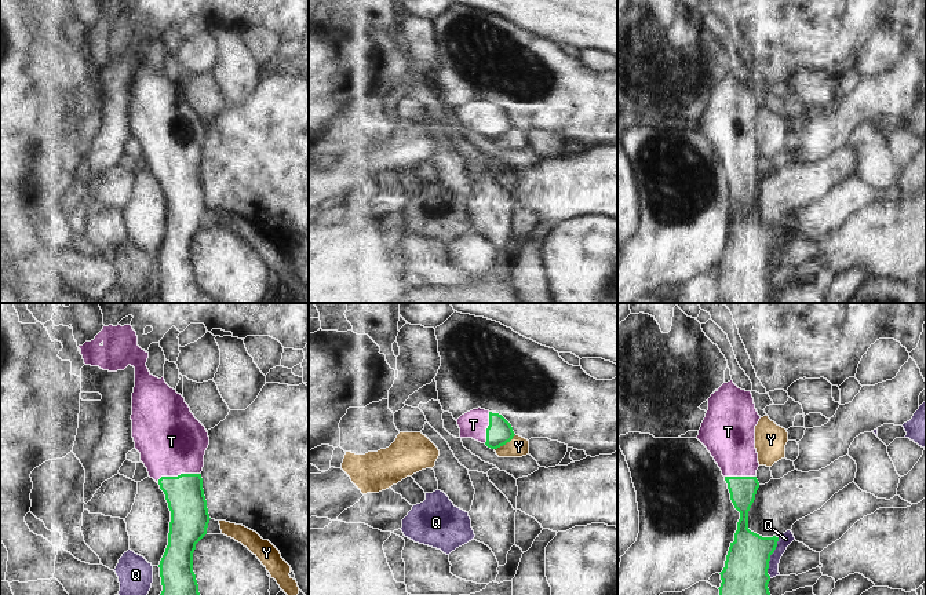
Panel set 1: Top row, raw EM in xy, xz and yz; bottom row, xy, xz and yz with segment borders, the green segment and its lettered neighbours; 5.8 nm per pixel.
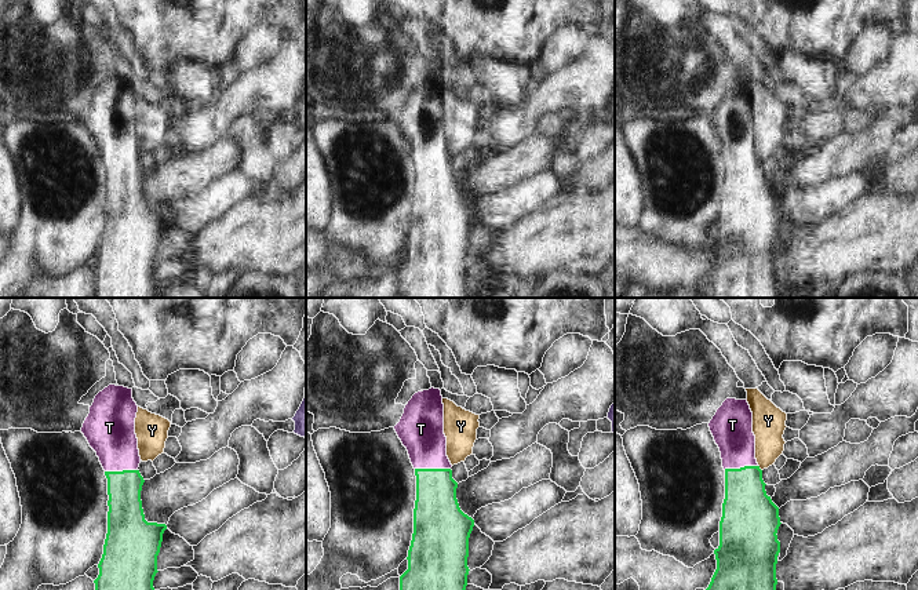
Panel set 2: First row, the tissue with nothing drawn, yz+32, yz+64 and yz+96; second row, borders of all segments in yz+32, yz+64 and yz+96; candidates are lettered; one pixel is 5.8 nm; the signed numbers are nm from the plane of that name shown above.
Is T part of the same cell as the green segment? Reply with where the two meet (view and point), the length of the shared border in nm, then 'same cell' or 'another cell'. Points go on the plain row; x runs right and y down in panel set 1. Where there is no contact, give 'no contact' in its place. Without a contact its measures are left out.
contact xy (178, 167); length 260 nm; same cell

